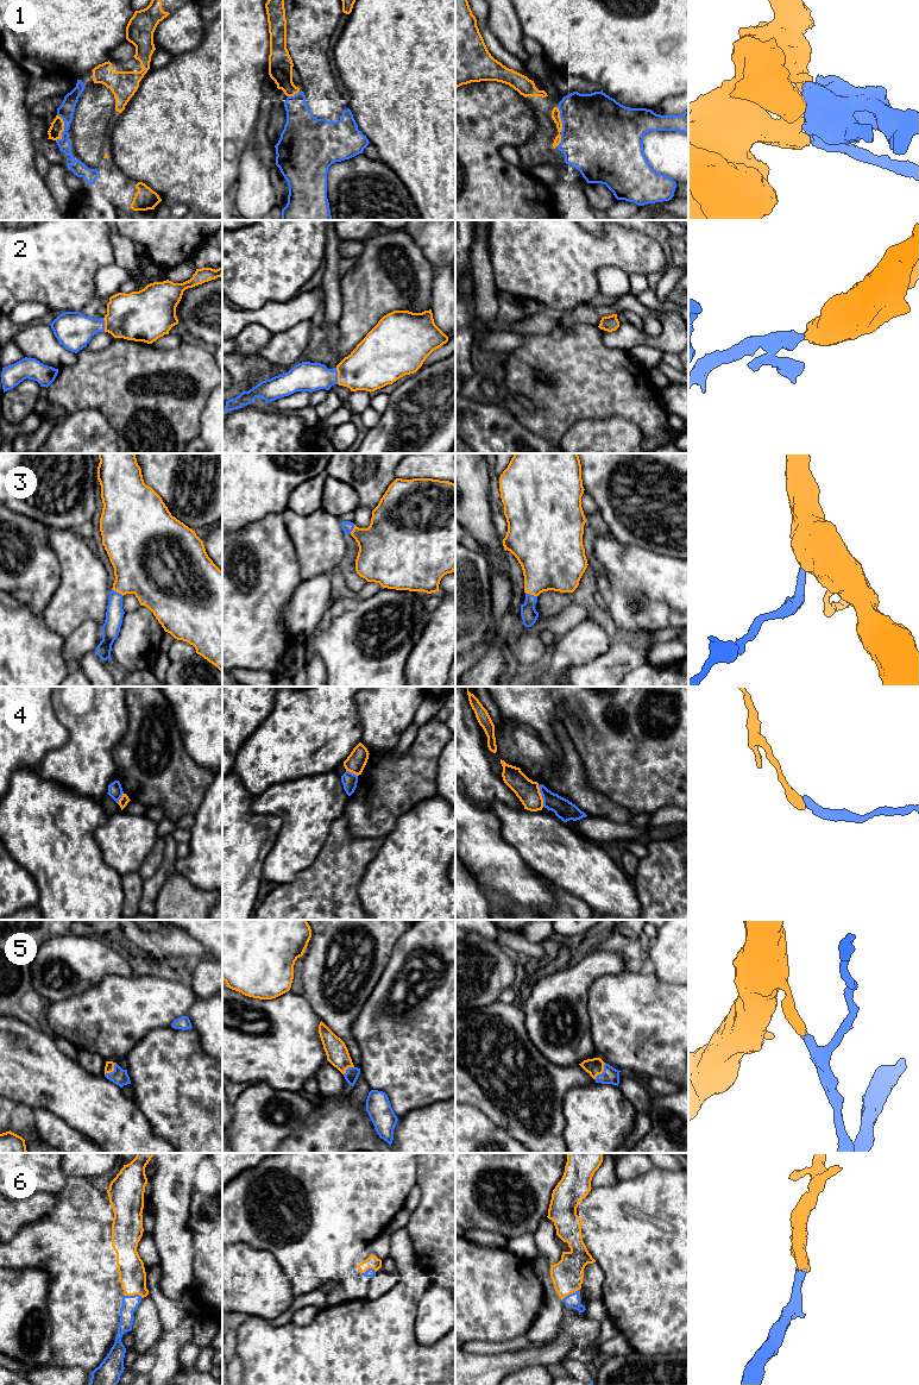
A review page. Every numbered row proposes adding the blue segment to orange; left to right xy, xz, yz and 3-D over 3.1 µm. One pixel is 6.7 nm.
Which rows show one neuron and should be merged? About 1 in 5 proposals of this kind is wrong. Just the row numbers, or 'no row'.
1, 2, 3, 5, 6

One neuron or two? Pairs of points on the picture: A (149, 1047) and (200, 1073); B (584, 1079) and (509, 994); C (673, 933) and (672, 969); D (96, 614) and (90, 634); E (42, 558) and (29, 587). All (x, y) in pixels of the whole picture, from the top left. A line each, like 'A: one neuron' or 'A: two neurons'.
A: one neuron
B: two neurons
C: one neuron
D: two neurons
E: one neuron

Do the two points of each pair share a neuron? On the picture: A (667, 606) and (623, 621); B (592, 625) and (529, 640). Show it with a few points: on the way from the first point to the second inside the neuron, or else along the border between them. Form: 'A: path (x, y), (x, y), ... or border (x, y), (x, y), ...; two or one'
A: path (656, 606), (639, 606), (634, 610); one
B: border (587, 616), (558, 638); two

